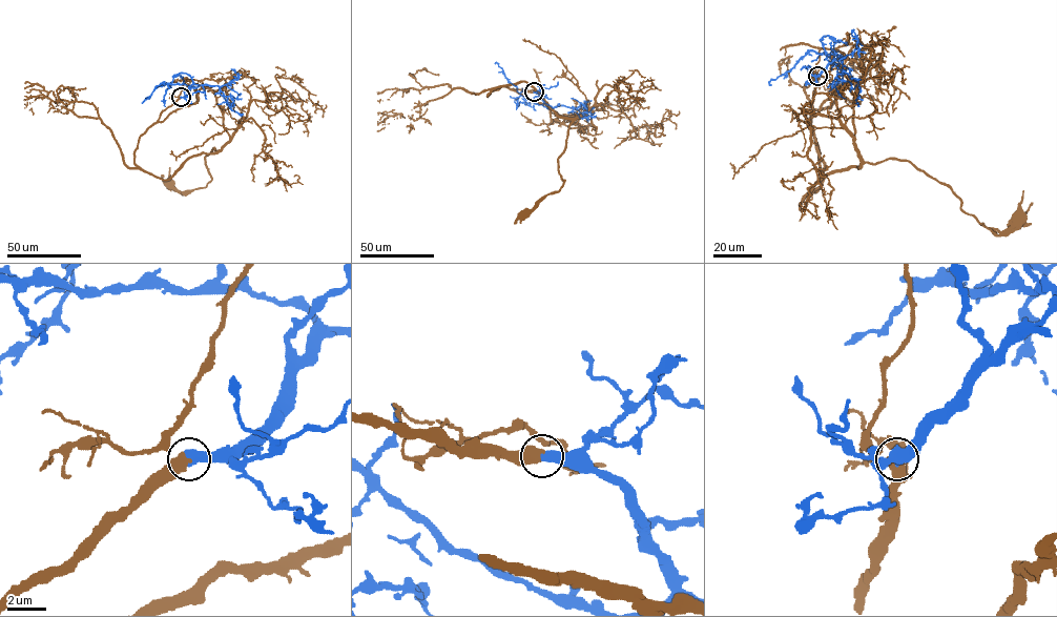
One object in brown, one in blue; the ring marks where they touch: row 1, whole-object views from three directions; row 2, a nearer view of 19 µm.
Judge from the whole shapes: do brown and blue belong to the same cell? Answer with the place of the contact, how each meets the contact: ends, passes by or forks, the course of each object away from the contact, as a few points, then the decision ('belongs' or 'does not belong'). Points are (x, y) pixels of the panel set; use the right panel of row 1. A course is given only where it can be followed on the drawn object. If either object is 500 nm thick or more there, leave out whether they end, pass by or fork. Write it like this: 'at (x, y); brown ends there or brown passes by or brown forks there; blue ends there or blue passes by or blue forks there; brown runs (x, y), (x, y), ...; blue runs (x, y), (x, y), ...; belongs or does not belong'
at (817, 76); brown runs (817, 76), (814, 116), (863, 79), (867, 60), (853, 105), (865, 162), (908, 160), (996, 235), (1017, 217); blue runs (817, 76), (836, 55), (809, 50), (791, 68), (772, 79), (771, 85); belongs

